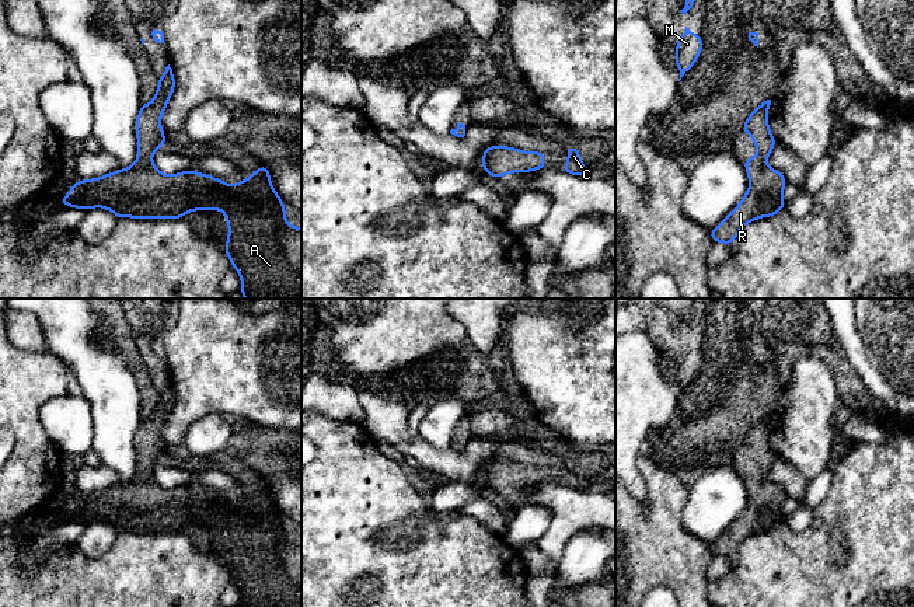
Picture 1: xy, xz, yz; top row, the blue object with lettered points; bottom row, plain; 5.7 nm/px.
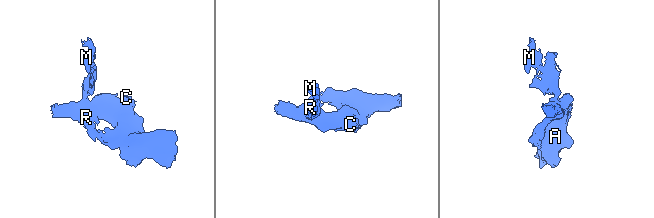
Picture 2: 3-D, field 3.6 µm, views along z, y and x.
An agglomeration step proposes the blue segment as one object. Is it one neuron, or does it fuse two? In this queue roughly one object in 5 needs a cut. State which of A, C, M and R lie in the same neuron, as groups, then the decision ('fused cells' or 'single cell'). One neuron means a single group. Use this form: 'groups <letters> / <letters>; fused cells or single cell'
groups A C M R; single cell

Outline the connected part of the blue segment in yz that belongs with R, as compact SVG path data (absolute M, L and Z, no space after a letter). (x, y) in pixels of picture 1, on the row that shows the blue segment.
M771 100L761 102L746 119L742 132L754 142L757 156L743 160L749 189L737 206L709 231L712 243L730 245L739 231L761 217L771 217L785 207L784 186L786 179L782 172L771 168L765 160L771 154L777 140L768 126L768 109Z

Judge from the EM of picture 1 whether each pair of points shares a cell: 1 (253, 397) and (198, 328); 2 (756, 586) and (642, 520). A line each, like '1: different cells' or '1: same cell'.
1: same cell
2: different cells

